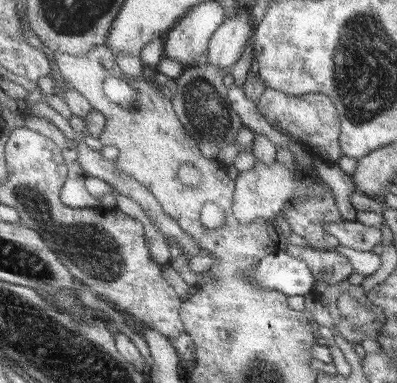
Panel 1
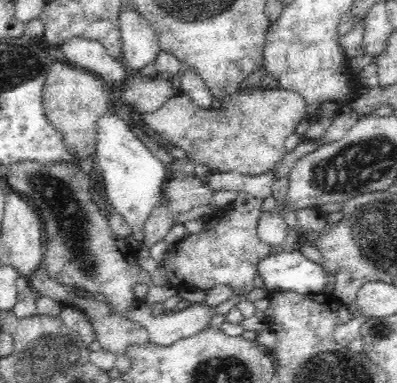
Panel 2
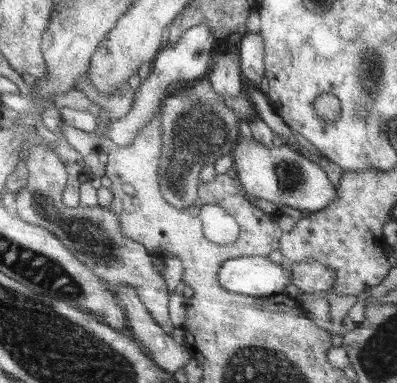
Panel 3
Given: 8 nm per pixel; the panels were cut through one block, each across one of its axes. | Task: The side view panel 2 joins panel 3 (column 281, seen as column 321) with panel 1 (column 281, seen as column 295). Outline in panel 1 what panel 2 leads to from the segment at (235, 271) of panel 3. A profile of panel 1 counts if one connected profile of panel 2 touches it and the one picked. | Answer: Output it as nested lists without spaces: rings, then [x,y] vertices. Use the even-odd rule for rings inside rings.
[[[287,250],[267,256],[253,276],[265,288],[303,298],[313,296],[315,284],[319,282],[307,260],[295,258]]]

